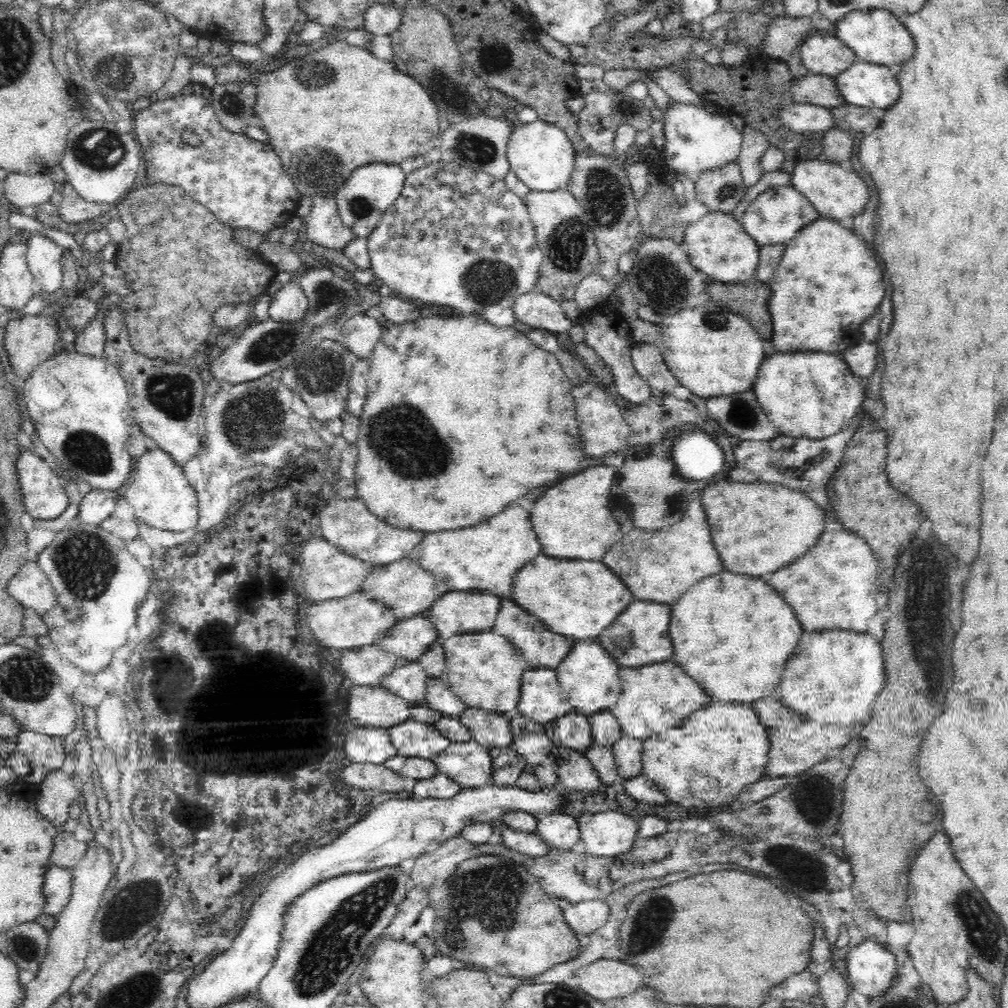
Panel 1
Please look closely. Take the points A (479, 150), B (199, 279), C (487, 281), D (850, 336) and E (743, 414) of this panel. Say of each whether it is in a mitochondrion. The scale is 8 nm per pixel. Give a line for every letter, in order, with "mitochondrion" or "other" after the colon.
A: mitochondrion
B: other
C: mitochondrion
D: other
E: mitochondrion

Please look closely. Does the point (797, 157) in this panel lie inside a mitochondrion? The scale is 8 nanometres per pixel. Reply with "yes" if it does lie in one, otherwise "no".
no

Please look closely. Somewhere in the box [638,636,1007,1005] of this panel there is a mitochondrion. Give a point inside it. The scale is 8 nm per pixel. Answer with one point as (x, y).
(970, 910)

